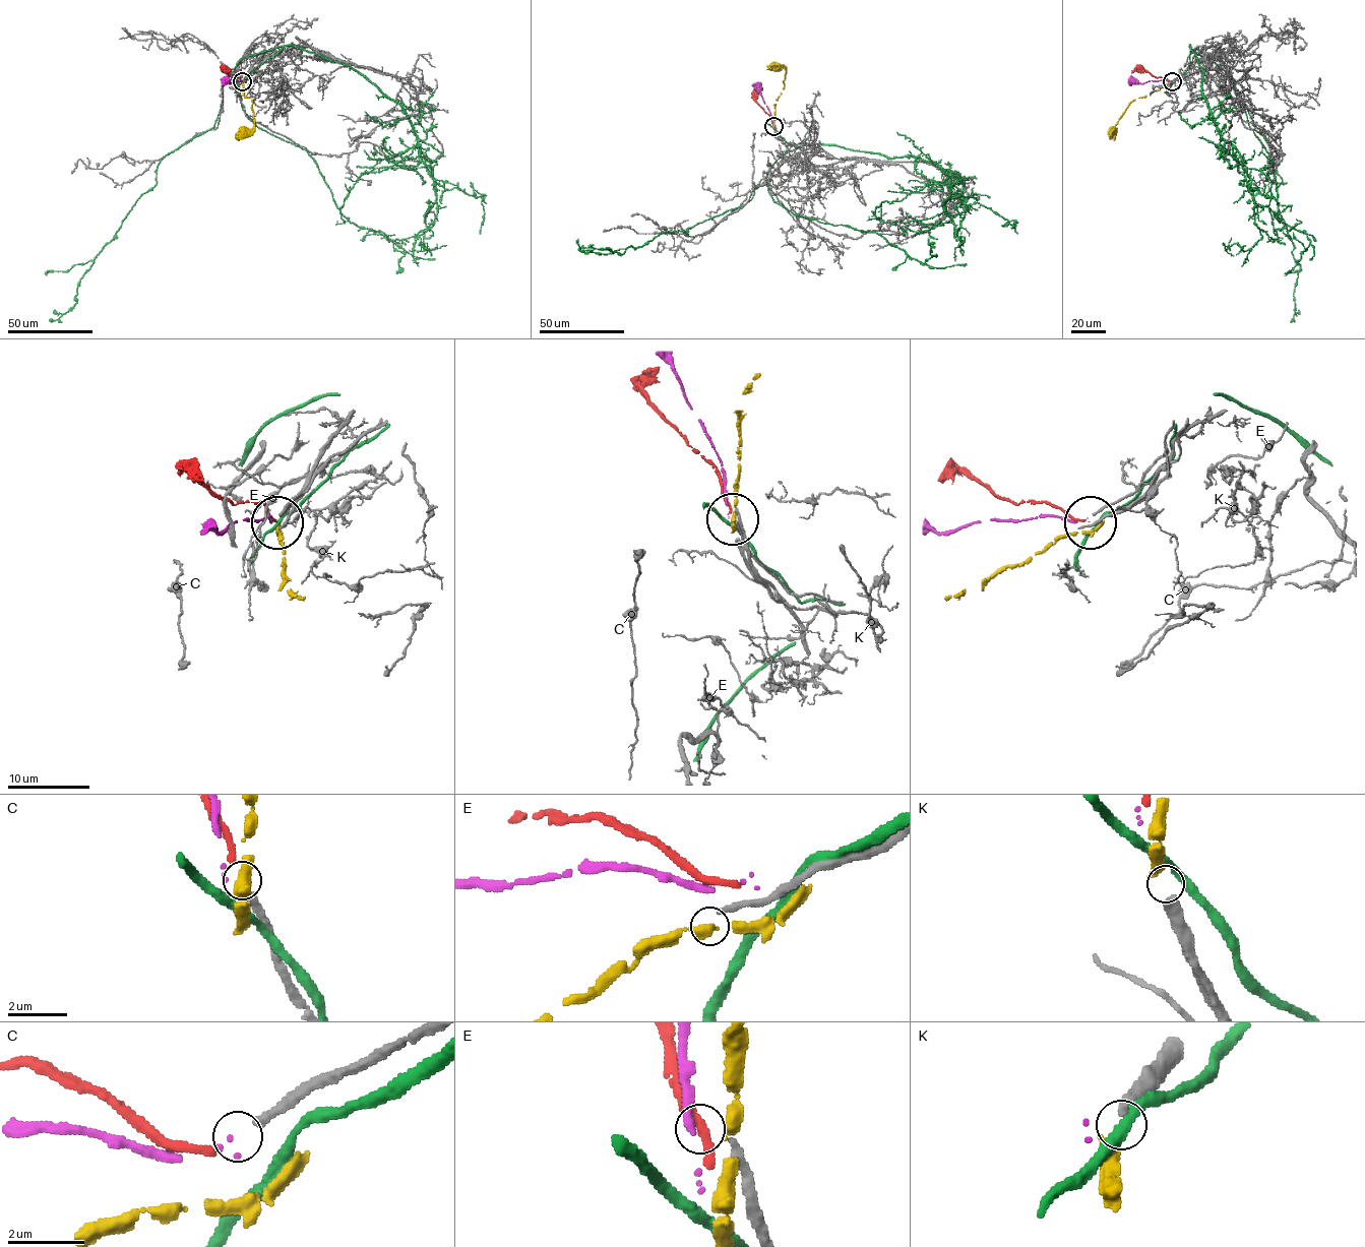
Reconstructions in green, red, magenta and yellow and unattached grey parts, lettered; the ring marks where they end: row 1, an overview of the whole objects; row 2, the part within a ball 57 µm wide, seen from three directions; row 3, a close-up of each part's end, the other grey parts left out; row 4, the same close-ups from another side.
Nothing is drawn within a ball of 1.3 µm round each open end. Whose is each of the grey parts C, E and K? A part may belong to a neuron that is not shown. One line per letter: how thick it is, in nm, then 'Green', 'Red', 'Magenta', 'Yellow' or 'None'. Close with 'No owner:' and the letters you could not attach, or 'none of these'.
C: Thickness 240 nm. Magenta
E: Thickness 200 nm. None
K: Thickness 400 nm. Yellow
No owner: E

